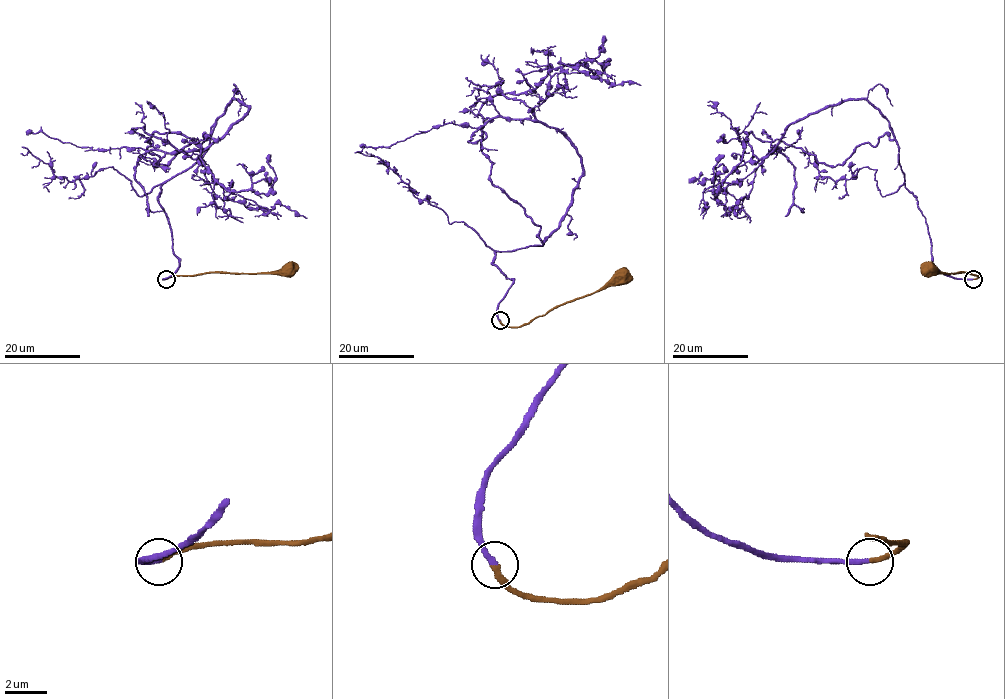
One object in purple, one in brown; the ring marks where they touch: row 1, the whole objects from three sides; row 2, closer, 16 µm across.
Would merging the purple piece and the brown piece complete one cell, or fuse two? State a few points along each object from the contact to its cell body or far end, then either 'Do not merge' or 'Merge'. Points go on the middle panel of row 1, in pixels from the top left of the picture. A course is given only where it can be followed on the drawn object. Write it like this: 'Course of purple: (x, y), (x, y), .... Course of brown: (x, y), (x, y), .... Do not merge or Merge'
Course of purple: (500, 321), (512, 280), (495, 251), (542, 245), (582, 174), (574, 146), (534, 115), (550, 78), (641, 85). Course of brown: (500, 321), (505, 325), (522, 326), (560, 305), (598, 291), (614, 275), (621, 275). Merge

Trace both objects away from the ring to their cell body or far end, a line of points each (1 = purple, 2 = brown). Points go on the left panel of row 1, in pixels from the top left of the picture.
1: (166, 279), (178, 258), (161, 186), (233, 99), (246, 113), (200, 163), (268, 212), (307, 218)
2: (166, 279), (210, 272), (287, 271)

